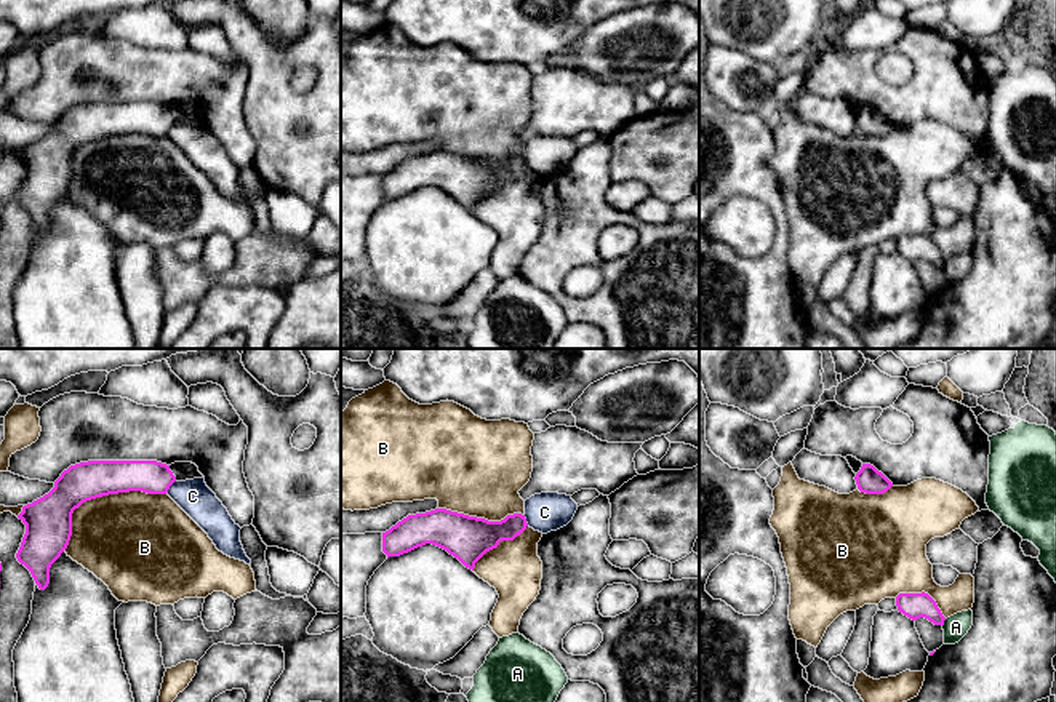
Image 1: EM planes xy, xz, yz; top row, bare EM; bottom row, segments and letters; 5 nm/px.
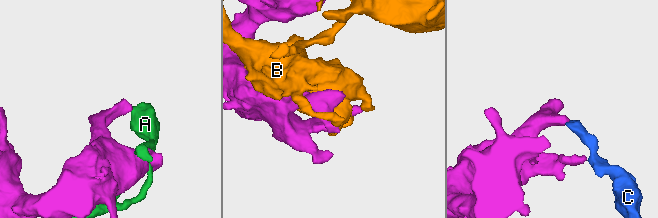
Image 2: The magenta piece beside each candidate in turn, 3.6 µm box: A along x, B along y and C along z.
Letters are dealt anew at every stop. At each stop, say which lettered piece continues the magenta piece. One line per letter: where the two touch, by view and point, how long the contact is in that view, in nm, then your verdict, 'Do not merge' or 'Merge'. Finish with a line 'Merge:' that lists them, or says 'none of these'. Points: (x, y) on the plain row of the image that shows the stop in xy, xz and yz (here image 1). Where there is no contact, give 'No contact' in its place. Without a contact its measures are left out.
A: Touches magenta at yz (943, 264). Shared border 40 nm. Do not merge
B: Touches magenta at xy (100, 138). Shared border 600 nm. Do not merge
C: Touches magenta at xy (170, 127). Shared border 90 nm. Do not merge
Merge: none of these

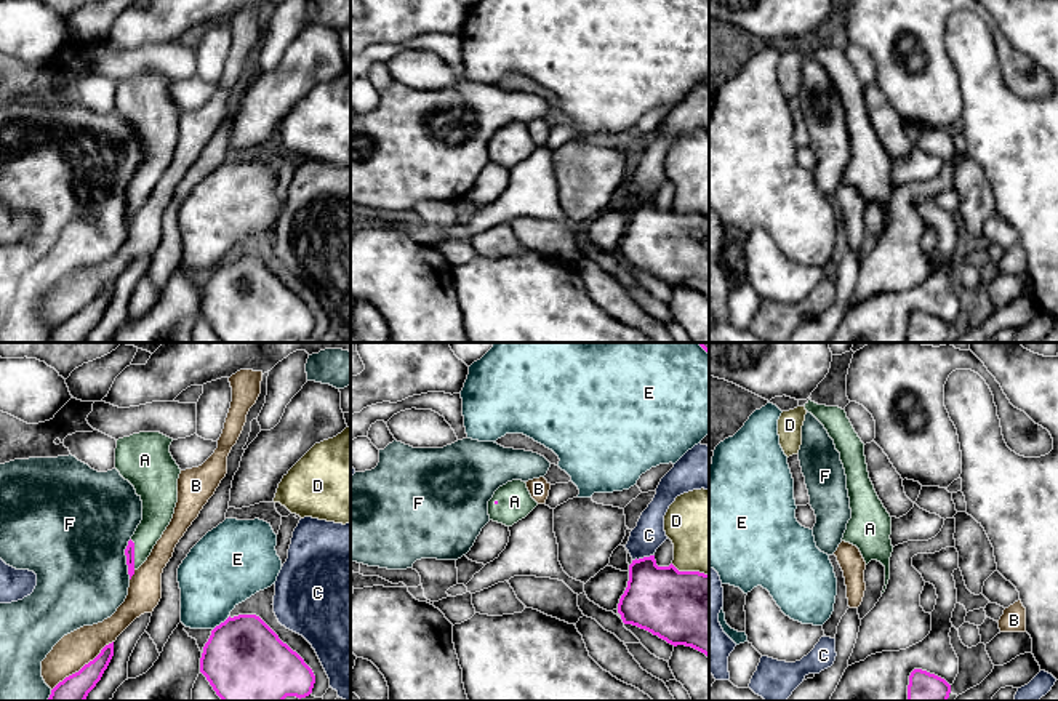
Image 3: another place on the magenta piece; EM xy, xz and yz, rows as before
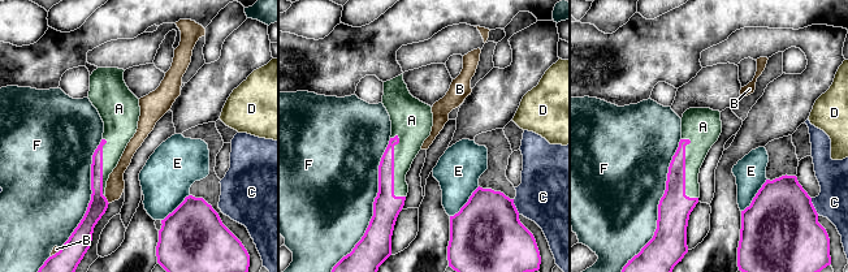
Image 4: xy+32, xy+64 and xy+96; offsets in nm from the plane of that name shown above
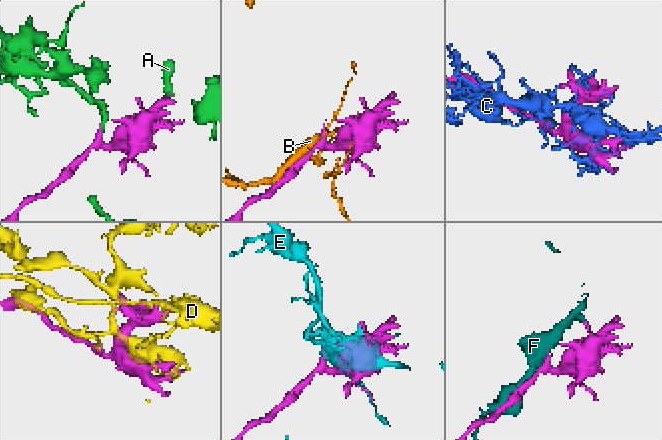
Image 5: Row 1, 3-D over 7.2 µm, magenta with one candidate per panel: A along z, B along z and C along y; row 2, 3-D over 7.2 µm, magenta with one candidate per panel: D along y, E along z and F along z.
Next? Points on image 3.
A: Touches magenta at xy (133, 196). Shared border 150 nm. Merge
B: Touches magenta at xy (84, 308). Shared border 400 nm. Do not merge
C: Touches magenta at xz (644, 199). Shared border 120 nm. Do not merge
D: Touches magenta at xz (690, 213). Shared border 200 nm. Do not merge
E: Touches magenta at xy (221, 264). Shared border 110 nm. Do not merge
F: Touches magenta at xy (127, 200). Shared border 200 nm. Do not merge
Merge: A

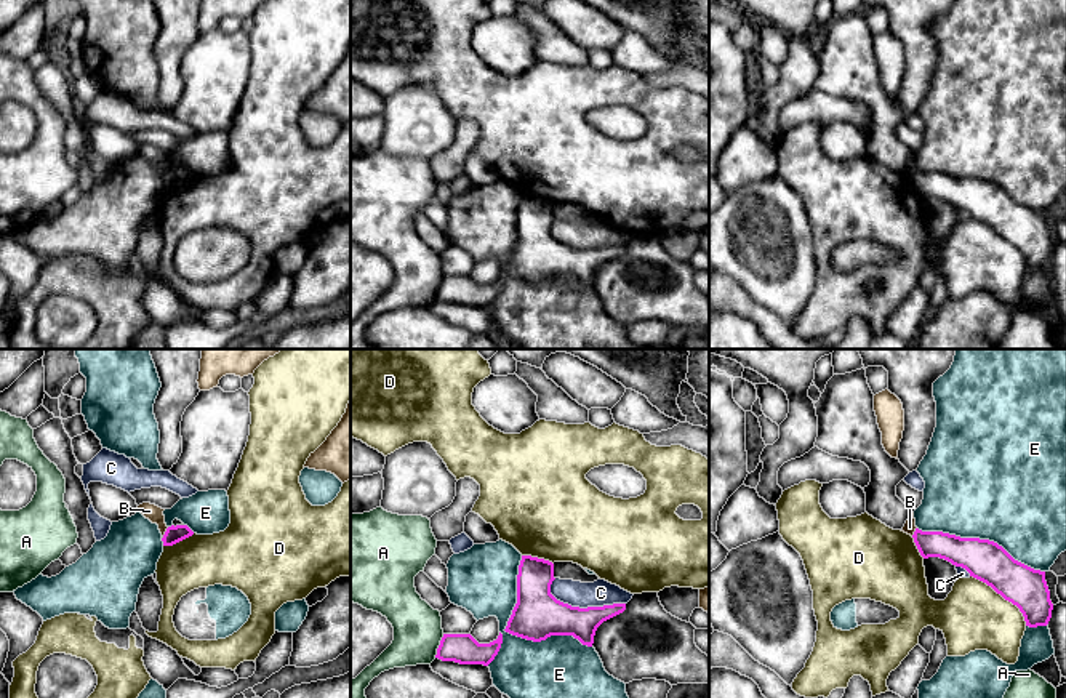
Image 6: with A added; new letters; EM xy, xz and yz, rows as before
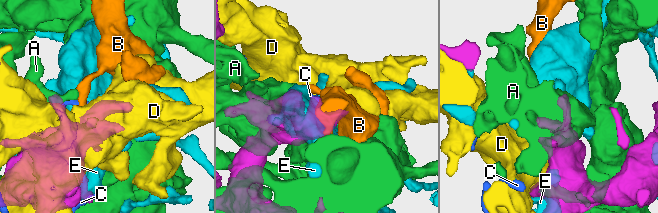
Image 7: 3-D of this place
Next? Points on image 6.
A: Touches magenta at xz (439, 287). Shared border 130 nm. Do not merge
B: Touches magenta at xy (165, 175). Shared border 70 nm. Do not merge
C: Touches magenta at xz (585, 250). Shared border 400 nm. Do not merge
D: Touches magenta at yz (1002, 237). Shared border 380 nm. Do not merge
E: Touches magenta at xz (511, 274). Shared border 600 nm. Do not merge
Merge: none of these

